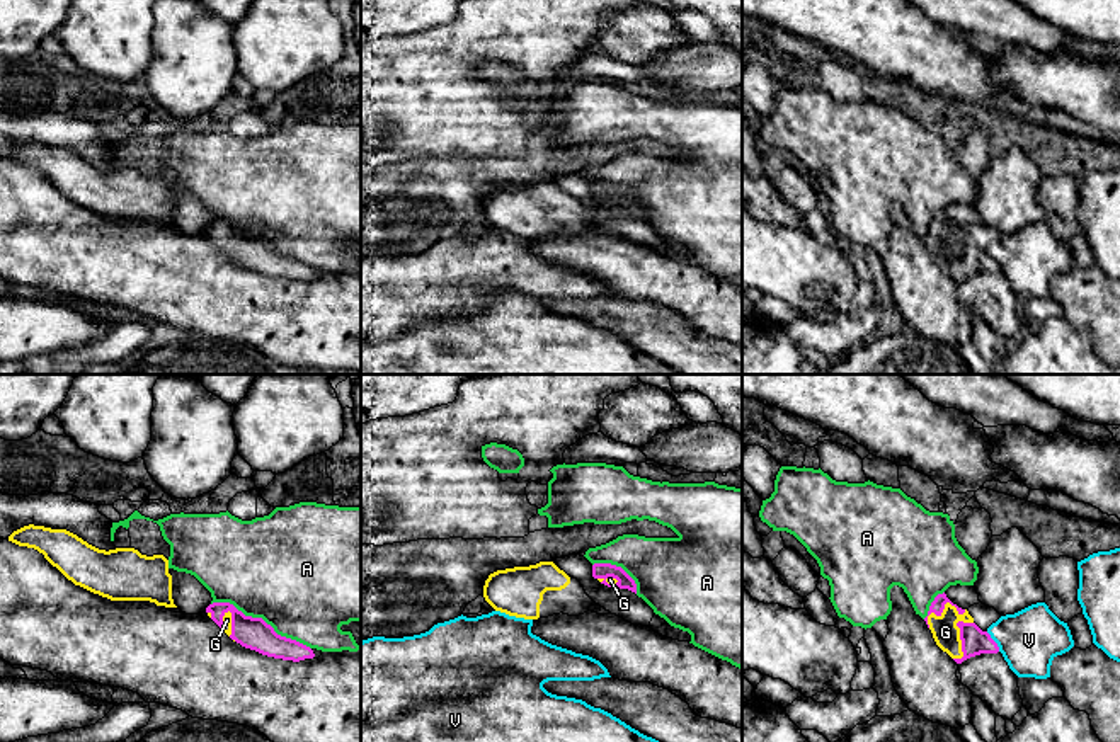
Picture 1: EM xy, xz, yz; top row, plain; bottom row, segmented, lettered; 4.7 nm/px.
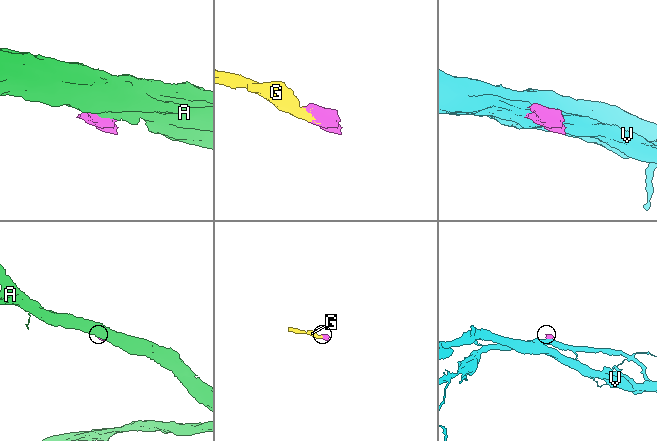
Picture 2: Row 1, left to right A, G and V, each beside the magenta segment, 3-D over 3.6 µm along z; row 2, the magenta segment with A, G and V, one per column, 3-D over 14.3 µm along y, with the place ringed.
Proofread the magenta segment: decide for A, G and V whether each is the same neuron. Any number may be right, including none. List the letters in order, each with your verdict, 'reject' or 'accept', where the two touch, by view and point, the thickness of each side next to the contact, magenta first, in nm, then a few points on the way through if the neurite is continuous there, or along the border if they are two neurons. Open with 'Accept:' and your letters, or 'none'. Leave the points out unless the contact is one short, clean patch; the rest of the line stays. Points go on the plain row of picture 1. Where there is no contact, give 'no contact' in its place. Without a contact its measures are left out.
Accept: G
A: reject; meets magenta in xy at (261, 237); 150 nm thick on the magenta side, 500 nm on the other
G: accept; meets magenta in yz at (943, 227); 70 nm thick on the magenta side, 130 nm on the other
V: reject; meets magenta in yz at (994, 261); 130 nm thick on the magenta side, 280 nm on the other

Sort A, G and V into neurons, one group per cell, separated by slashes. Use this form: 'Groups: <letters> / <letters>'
Groups: A / G / V

